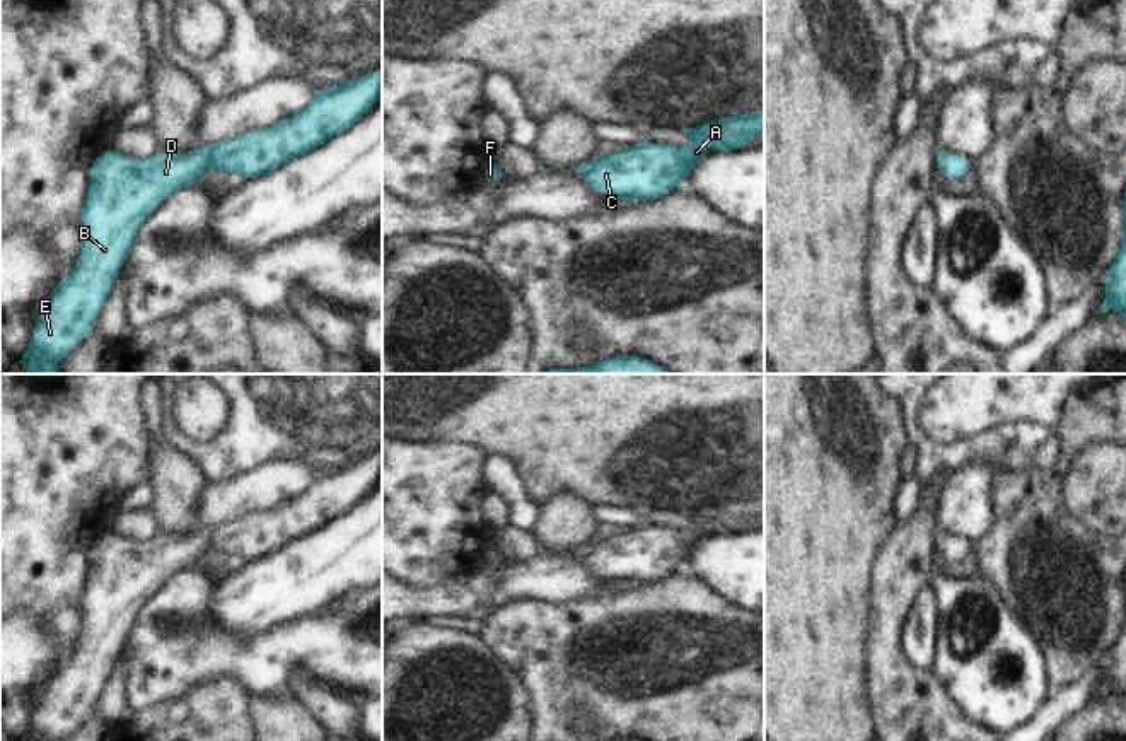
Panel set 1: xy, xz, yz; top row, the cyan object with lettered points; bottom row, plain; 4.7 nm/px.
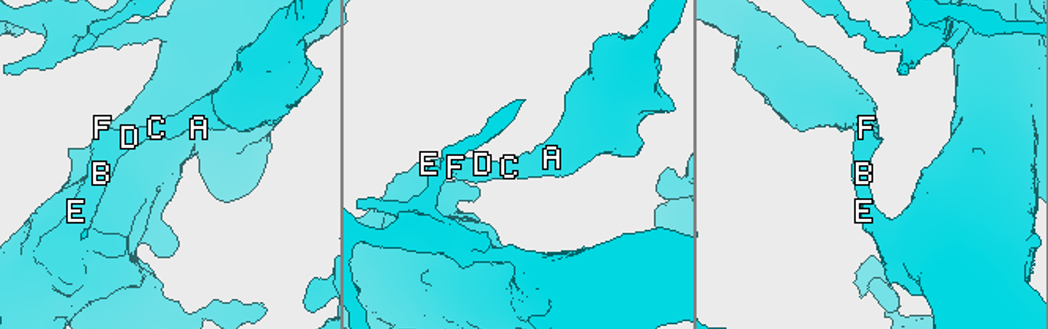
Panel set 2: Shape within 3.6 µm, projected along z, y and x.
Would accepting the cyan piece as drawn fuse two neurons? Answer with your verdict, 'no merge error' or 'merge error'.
no merge error

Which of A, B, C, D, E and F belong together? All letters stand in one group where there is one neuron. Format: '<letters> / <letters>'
A B C D E F

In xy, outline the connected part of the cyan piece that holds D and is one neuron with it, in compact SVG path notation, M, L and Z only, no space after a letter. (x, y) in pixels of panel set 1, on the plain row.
M372 452L351 464L336 464L329 471L319 473L304 493L278 504L268 512L252 512L201 533L194 531L183 536L159 533L145 543L133 543L131 540L119 536L116 531L106 533L90 548L90 570L87 572L87 581L80 596L82 639L77 644L73 656L58 664L43 698L38 702L38 707L32 712L32 724L20 741L63 741L84 719L90 715L94 709L97 709L97 698L118 661L118 656L121 654L123 644L130 637L142 604L152 594L155 594L171 575L196 567L208 550L215 550L223 555L239 555L247 562L263 558L280 550L283 545L302 538L346 514L357 502L370 493L380 478L382 452Z

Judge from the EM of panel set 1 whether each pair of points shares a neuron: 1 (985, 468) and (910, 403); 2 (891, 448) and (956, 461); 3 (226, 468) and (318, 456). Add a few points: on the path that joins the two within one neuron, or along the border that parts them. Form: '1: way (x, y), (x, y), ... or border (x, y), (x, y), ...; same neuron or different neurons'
1: border (997, 463), (988, 458), (976, 458), (954, 473); different neurons
2: border (896, 405), (903, 415), (905, 434), (910, 443); different neurons
3: way (248, 446), (296, 446); same neuron

